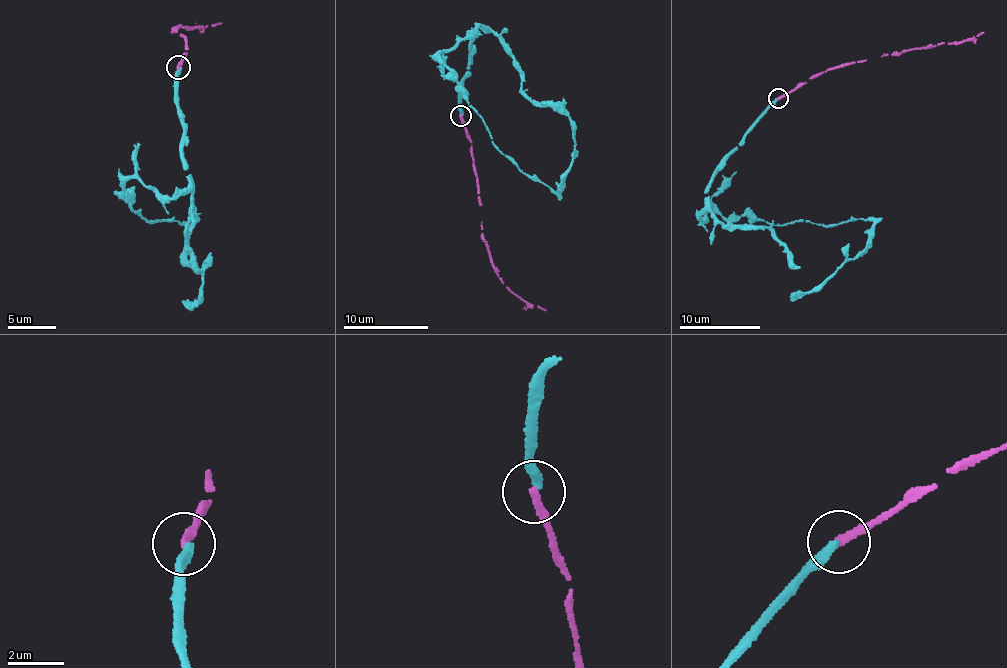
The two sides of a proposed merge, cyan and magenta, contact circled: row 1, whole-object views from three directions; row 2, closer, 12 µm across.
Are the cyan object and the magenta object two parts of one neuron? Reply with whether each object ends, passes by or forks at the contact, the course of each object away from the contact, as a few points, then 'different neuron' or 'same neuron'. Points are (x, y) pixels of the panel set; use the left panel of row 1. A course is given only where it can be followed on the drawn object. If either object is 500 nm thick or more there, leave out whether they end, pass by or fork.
cyan ends; magenta ends; course cyan (180, 68), (190, 183), (167, 196), (137, 179), (123, 196), (148, 221), (186, 228), (205, 282), (197, 306); course magenta (177, 68), (187, 49), (185, 37), (172, 30), (173, 27), (223, 23); different neuron

